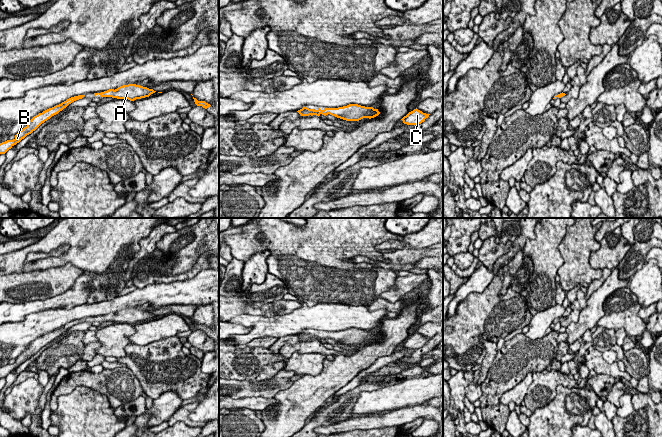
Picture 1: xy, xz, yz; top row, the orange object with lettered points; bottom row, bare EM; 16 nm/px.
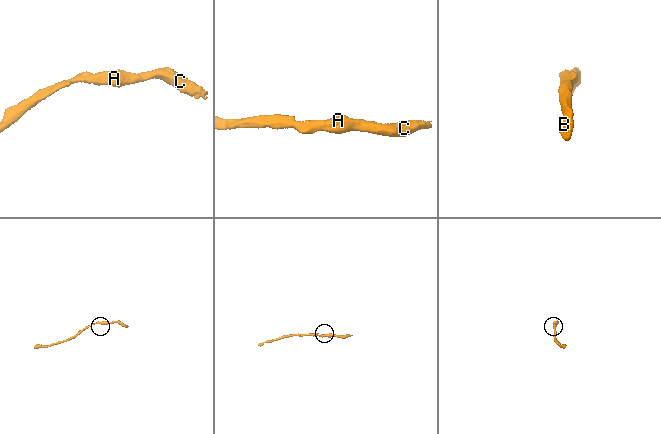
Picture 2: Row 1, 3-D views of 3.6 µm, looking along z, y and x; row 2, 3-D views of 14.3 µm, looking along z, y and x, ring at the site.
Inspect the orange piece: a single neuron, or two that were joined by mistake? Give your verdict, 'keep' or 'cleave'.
keep

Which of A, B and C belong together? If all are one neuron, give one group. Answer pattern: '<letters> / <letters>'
A B C

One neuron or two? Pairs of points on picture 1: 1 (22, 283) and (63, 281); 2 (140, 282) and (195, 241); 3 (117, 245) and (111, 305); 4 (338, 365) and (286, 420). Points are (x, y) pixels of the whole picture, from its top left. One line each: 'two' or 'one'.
1: one
2: two
3: two
4: one

